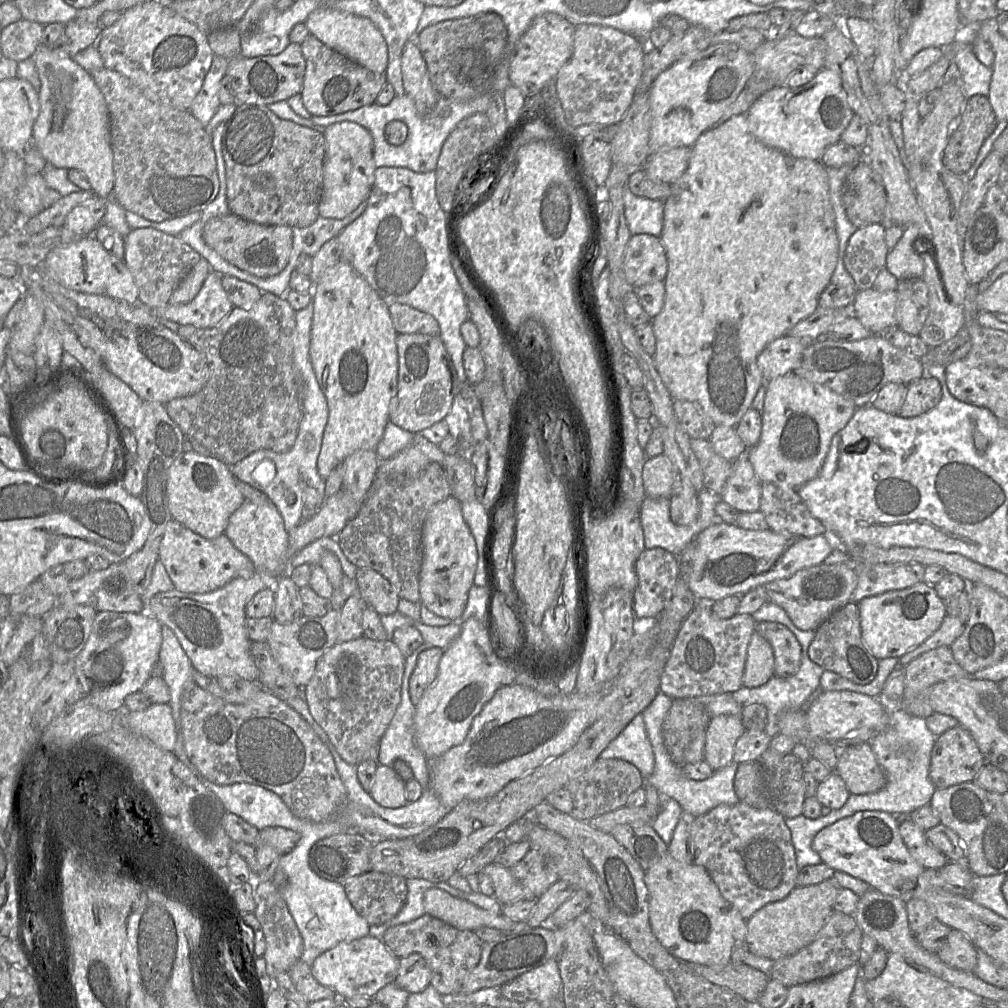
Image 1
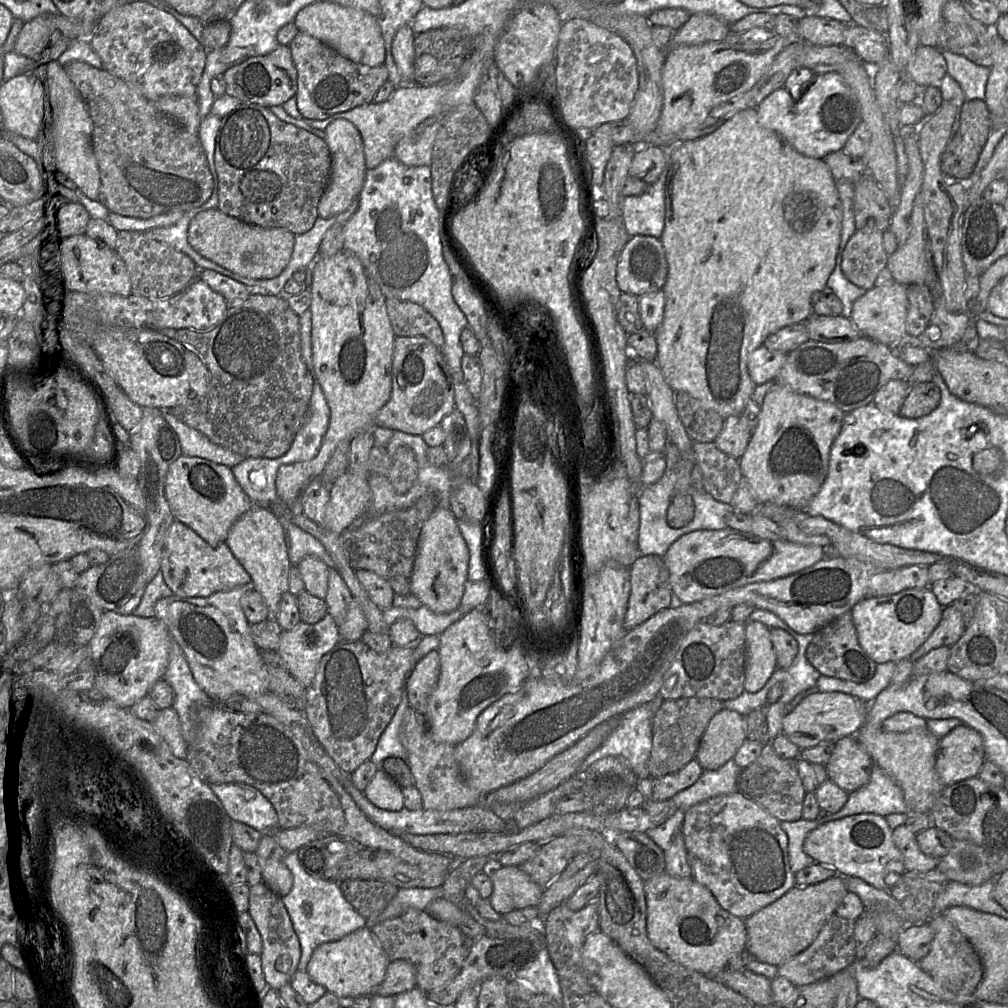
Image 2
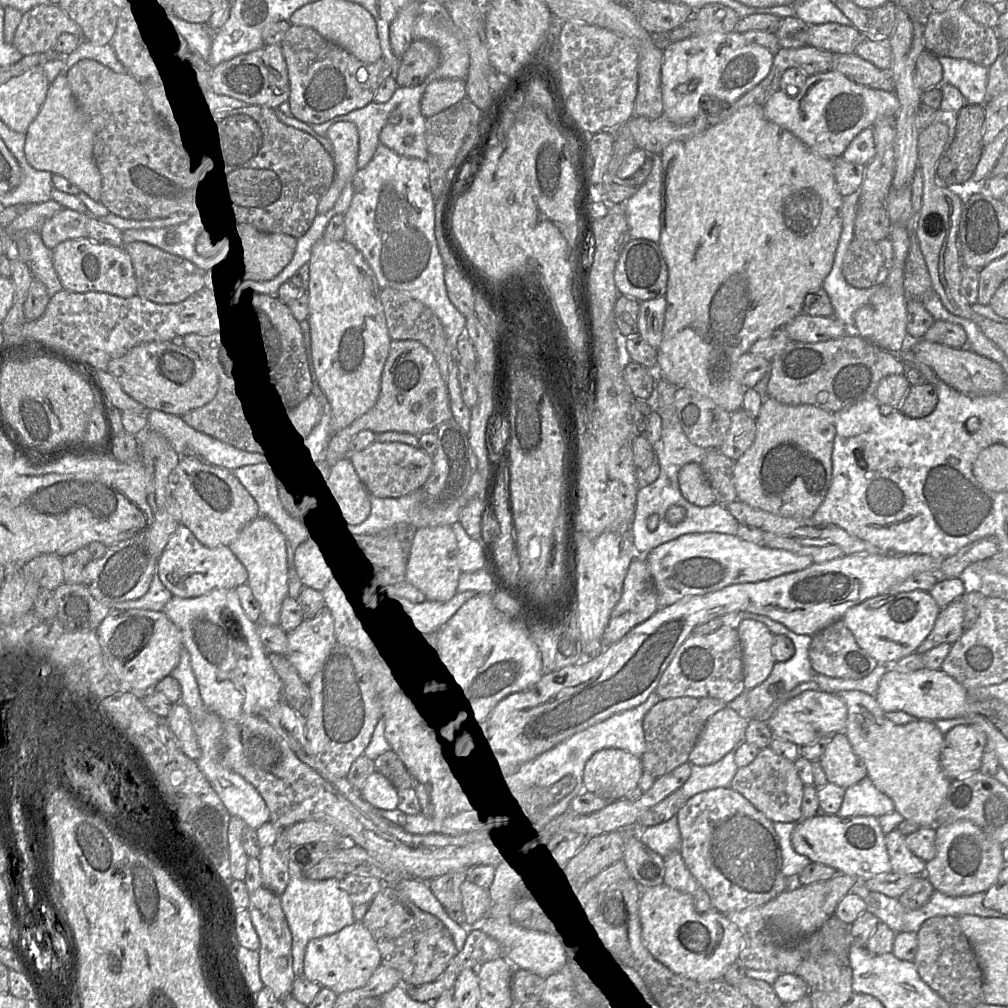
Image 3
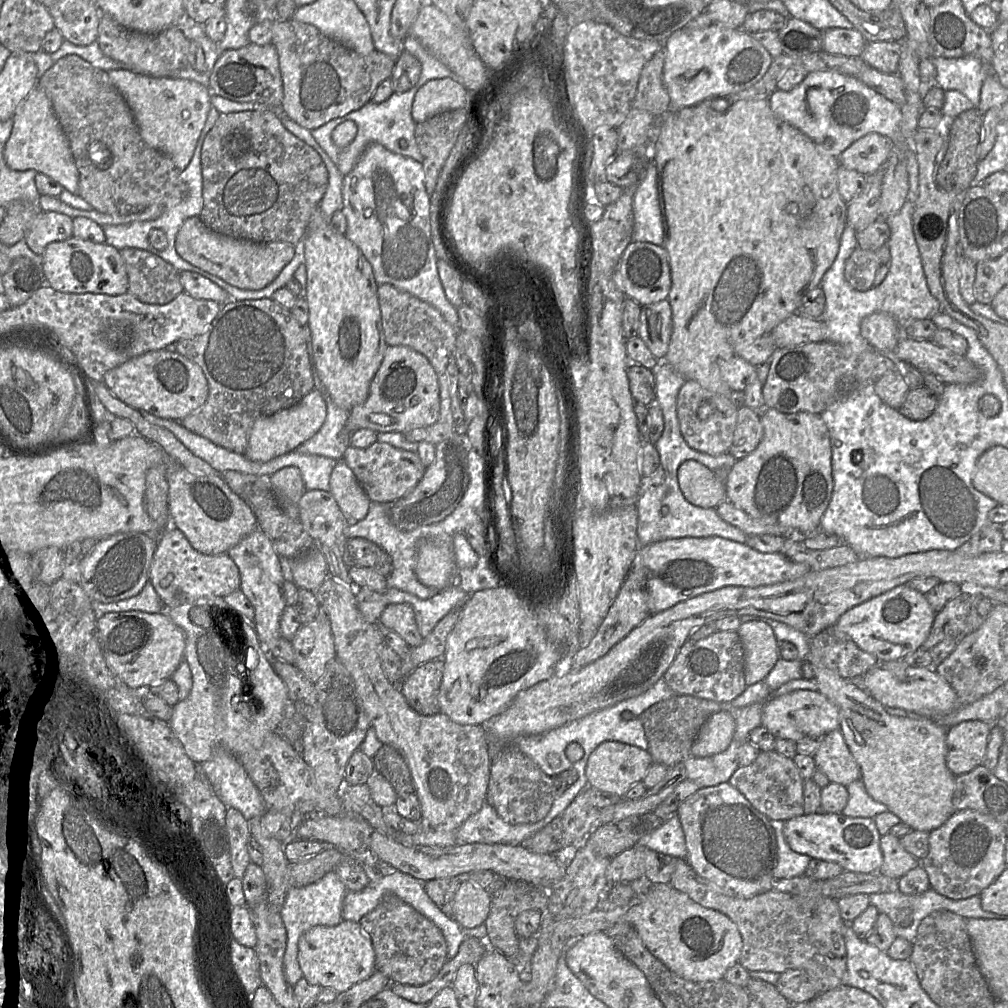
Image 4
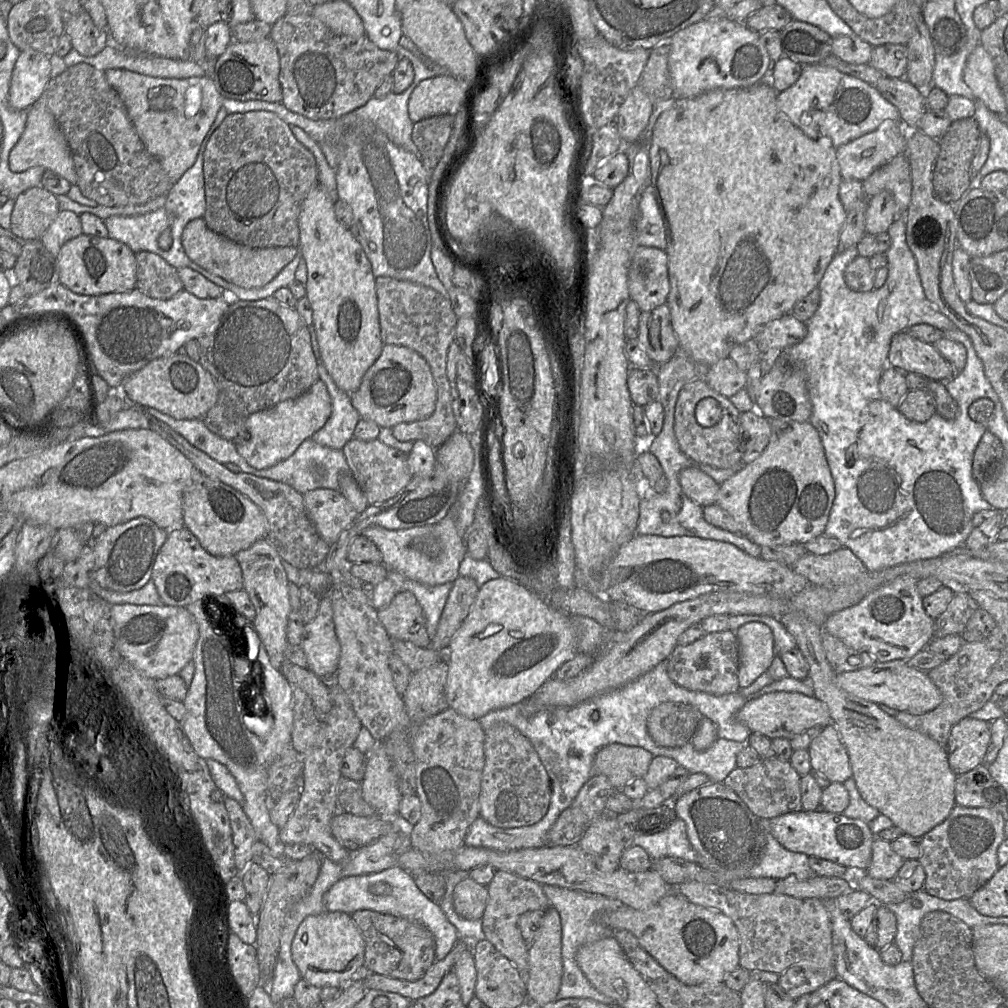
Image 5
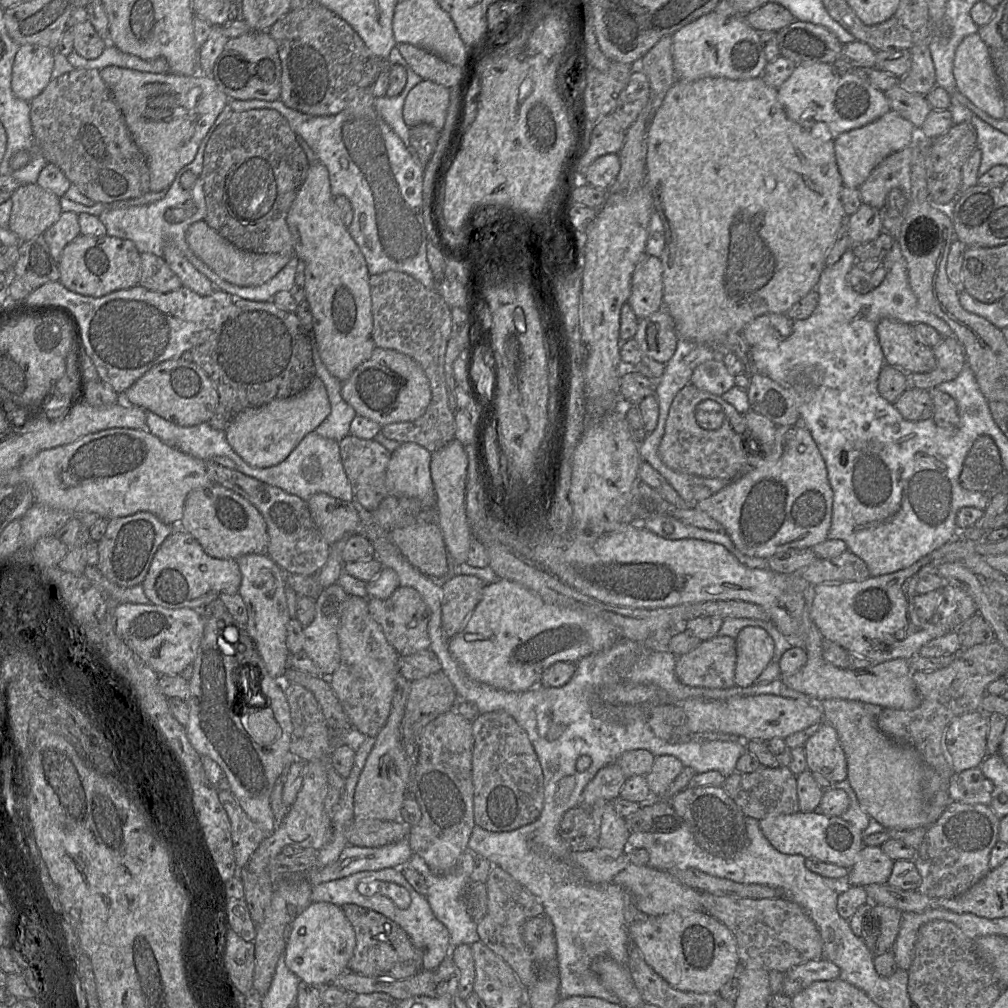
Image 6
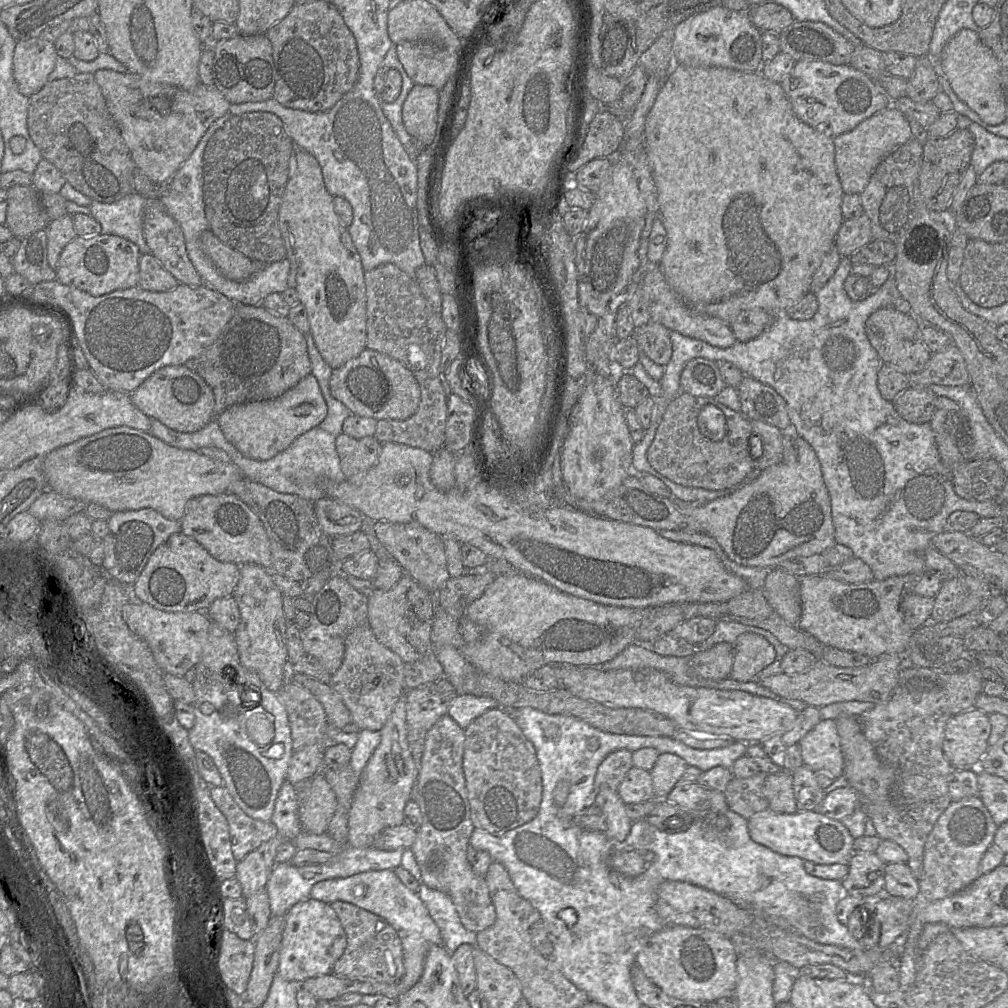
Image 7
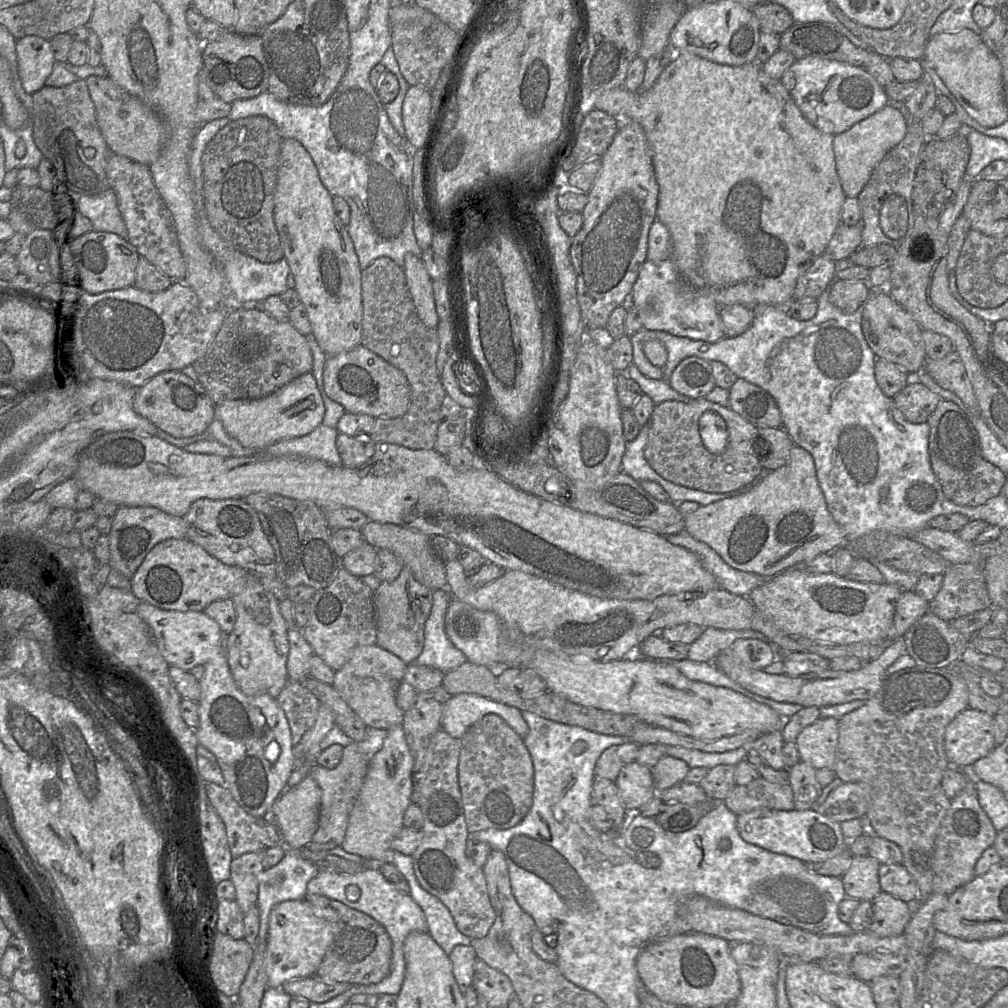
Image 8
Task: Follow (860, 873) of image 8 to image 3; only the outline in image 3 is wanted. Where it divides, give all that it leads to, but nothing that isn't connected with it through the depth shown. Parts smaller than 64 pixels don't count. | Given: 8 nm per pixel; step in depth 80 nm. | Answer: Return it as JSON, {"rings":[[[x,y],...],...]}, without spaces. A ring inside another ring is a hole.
{"rings":[[[897,829],[885,834],[891,872],[904,875],[924,875],[927,862],[915,856],[908,849],[905,841],[906,836]]]}

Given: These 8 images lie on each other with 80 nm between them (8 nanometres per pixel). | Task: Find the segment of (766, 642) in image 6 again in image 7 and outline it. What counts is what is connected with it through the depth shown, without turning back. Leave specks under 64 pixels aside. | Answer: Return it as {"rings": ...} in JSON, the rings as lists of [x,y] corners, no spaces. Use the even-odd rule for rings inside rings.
{"rings":[[[754,633],[739,635],[733,644],[733,665],[730,677],[740,682],[757,679],[759,673],[775,661],[774,647]]]}

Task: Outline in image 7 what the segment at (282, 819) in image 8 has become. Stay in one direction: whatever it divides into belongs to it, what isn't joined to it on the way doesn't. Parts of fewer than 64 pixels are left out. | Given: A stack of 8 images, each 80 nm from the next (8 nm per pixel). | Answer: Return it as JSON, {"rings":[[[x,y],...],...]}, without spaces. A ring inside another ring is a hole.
{"rings":[[[323,773],[308,781],[308,797],[301,802],[299,818],[302,829],[320,835],[326,833],[337,806],[337,797]]]}

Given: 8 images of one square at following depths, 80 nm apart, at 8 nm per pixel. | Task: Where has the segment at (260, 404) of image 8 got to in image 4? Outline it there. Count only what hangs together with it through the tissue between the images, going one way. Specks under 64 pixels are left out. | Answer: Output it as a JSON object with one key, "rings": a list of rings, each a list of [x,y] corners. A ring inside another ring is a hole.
{"rings":[[[313,389],[294,406],[271,416],[257,419],[251,427],[248,445],[243,455],[253,462],[267,462],[295,451],[320,430],[326,417],[326,402],[321,393],[317,389]]]}

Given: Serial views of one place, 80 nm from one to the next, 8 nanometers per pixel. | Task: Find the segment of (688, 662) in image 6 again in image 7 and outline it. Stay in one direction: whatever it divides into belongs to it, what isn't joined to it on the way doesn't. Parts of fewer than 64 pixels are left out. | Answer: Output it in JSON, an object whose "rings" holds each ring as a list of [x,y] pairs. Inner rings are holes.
{"rings":[[[721,642],[708,649],[699,649],[690,657],[690,667],[700,677],[720,680],[730,677],[733,645]]]}

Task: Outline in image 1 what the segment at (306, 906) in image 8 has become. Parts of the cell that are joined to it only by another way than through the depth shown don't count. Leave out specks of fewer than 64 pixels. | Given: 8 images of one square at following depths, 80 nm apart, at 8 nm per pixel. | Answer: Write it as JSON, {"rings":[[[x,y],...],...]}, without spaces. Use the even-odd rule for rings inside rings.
{"rings":[[[367,935],[350,942],[340,942],[320,954],[311,965],[311,973],[320,984],[334,990],[339,999],[374,998],[380,989],[395,981],[399,959],[382,940]]]}

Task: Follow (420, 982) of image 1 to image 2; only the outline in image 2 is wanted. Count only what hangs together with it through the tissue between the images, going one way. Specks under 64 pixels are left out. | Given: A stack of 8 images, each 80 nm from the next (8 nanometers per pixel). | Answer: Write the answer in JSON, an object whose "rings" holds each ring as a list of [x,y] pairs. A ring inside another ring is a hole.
{"rings":[[[407,960],[391,961],[382,983],[370,995],[396,996],[416,987],[416,968]]]}

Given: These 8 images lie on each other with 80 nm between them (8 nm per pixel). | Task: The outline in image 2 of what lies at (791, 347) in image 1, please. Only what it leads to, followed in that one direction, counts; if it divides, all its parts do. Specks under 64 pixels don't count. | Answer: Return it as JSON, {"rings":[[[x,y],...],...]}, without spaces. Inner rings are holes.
{"rings":[[[762,344],[752,352],[748,360],[751,380],[756,385],[776,382],[786,358],[787,353],[769,350]]]}

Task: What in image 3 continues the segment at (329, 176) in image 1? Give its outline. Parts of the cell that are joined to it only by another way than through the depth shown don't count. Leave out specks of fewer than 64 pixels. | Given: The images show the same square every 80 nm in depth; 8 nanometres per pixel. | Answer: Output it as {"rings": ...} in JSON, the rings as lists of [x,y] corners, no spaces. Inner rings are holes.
{"rings":[[[350,121],[337,122],[328,129],[326,136],[333,148],[335,172],[329,190],[318,203],[318,214],[324,214],[334,206],[343,188],[352,182],[358,171],[359,137],[356,125]]]}

